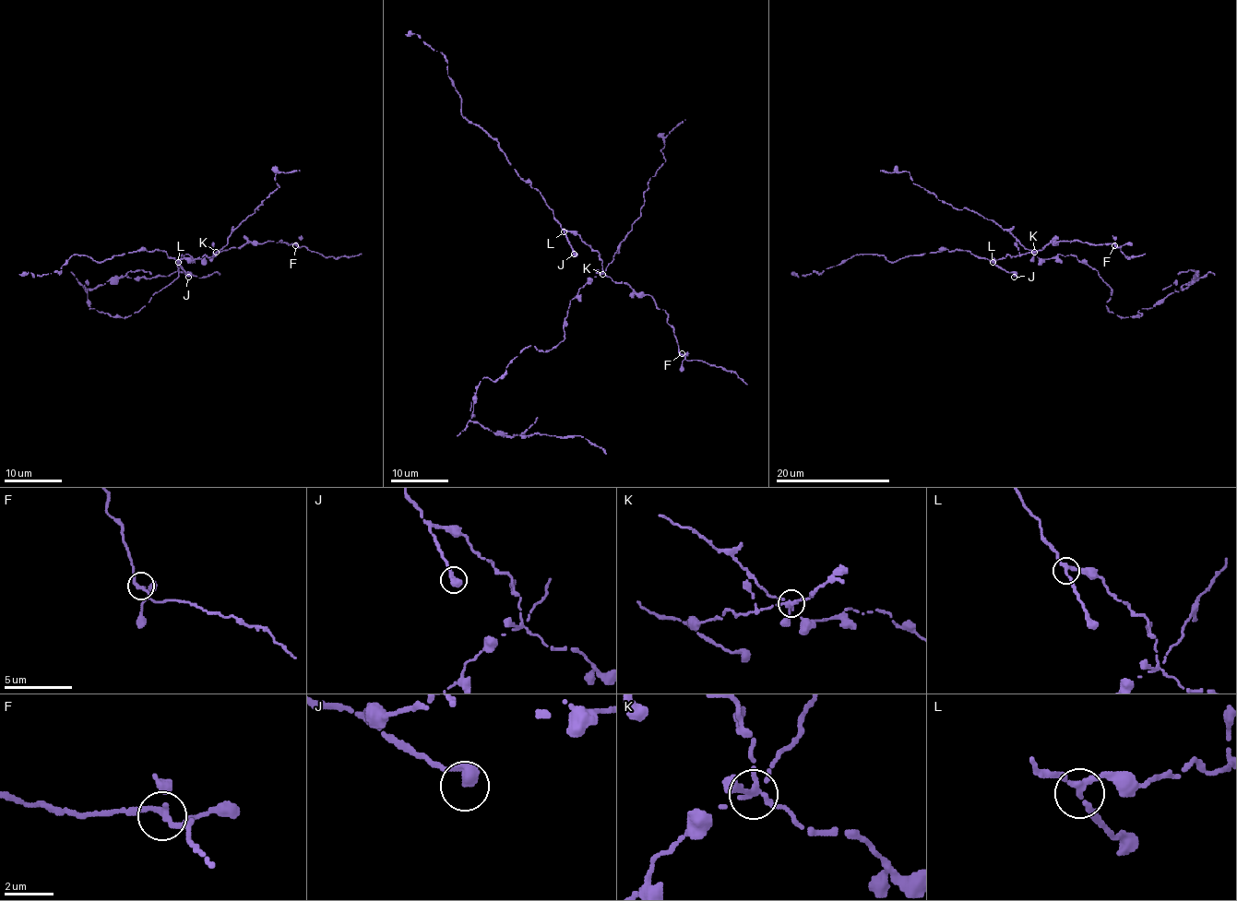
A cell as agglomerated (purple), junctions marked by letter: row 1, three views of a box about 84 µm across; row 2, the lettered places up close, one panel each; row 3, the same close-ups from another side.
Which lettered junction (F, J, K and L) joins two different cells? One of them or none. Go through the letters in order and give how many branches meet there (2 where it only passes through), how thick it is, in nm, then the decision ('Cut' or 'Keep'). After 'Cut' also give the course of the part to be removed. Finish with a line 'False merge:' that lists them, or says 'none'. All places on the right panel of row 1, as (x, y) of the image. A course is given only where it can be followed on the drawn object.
F: Branches: 3. Thickness 240 nm. Keep
J: Branches: 1. Thickness 480 nm. Keep
K: Branches: 3. Thickness 240 nm. Cut. Course of the part to remove: (1034, 252), (1076, 256), (1099, 272), (1112, 292), (1107, 308), (1124, 318), (1186, 288), (1199, 271), (1215, 275)
L: Branches: 3. Thickness 240 nm. Keep
False merge: K

